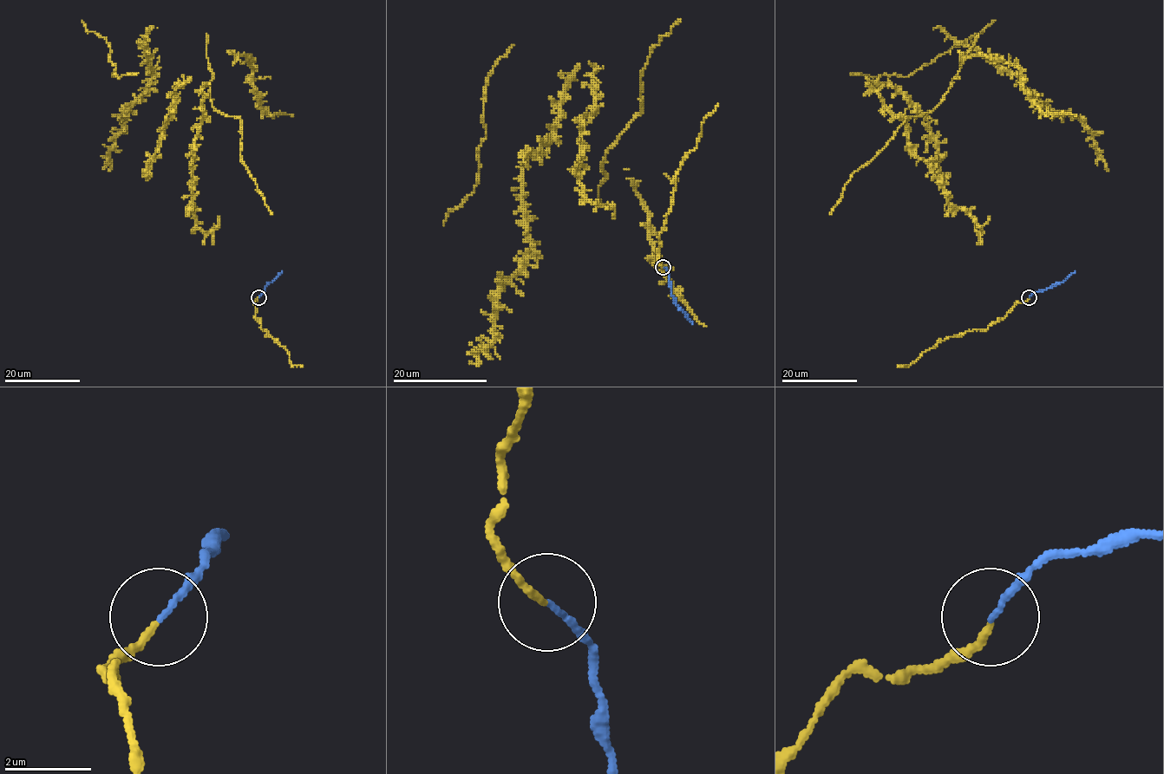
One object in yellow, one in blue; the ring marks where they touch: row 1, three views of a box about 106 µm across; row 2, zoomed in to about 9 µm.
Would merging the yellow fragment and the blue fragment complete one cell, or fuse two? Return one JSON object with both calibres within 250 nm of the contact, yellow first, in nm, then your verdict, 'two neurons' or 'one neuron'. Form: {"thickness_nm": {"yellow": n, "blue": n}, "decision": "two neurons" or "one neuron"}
{"thickness_nm": {"yellow": 150, "blue": 130}, "decision": "one neuron"}

